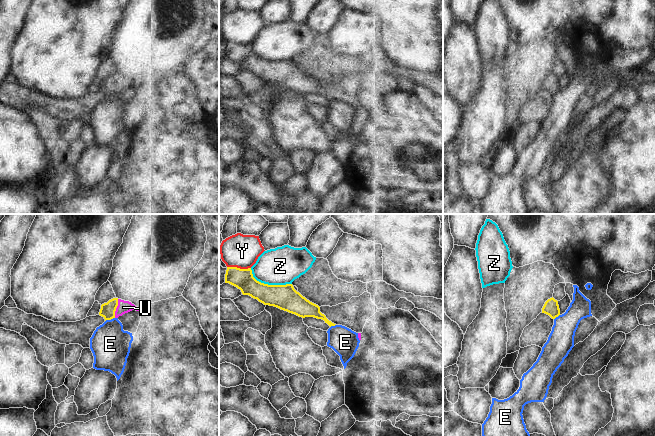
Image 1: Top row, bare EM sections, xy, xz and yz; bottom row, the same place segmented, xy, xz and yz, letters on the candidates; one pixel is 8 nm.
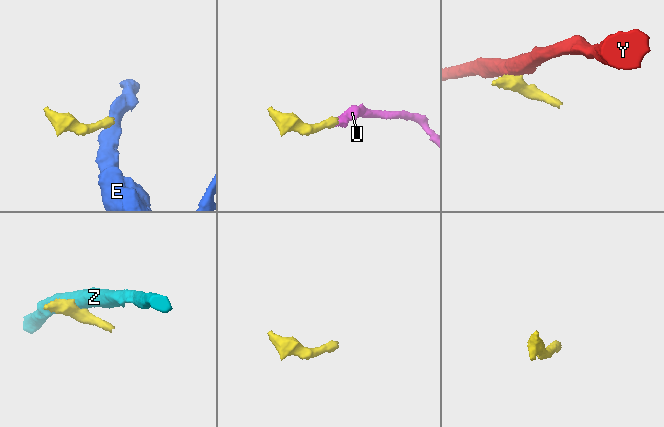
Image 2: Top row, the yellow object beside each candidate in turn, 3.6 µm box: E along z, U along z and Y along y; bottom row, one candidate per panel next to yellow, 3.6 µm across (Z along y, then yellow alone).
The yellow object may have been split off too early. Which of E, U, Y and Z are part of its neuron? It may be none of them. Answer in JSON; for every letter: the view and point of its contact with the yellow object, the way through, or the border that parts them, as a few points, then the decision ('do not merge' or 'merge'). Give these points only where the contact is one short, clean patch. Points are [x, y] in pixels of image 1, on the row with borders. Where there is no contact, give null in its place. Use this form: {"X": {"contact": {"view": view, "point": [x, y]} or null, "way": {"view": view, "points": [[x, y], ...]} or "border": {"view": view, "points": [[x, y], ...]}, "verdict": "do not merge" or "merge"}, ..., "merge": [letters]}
{"E": {"contact": {"view": "xy", "point": [109, 319]}, "border": {"view": "xy", "points": [[114, 317], [105, 321]]}, "verdict": "do not merge"}, "U": {"contact": {"view": "xy", "point": [116, 307]}, "way": {"view": "xy", "points": [[108, 309], [116, 307], [123, 307]]}, "verdict": "merge"}, "Y": {"contact": {"view": "xz", "point": [239, 268]}, "border": {"view": "xz", "points": [[227, 266], [250, 268]]}, "verdict": "do not merge"}, "Z": {"contact": {"view": "xz", "point": [267, 284]}, "verdict": "do not merge"}, "merge": ["U"]}

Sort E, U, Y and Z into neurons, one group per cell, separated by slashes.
E / U / Y / Z

